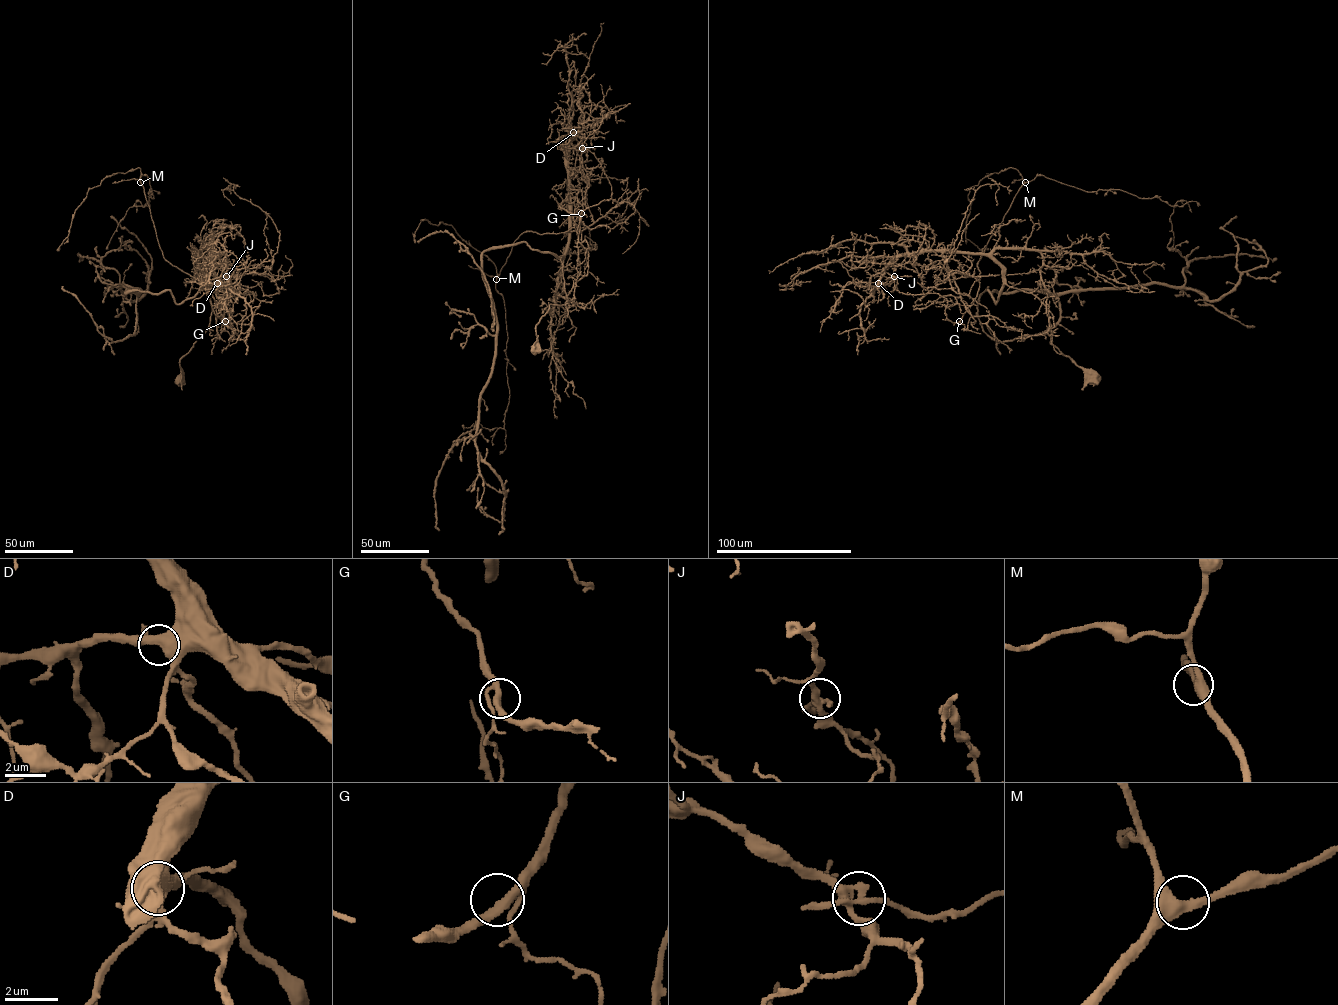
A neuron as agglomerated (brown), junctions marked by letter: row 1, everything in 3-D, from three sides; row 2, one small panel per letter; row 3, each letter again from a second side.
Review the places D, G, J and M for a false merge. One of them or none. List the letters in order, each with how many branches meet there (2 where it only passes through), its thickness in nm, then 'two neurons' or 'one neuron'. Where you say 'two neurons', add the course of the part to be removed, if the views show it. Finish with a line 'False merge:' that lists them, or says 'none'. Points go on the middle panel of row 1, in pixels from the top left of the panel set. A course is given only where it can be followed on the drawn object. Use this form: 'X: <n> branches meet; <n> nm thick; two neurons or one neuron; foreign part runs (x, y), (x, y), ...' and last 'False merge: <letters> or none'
D: 3 branches meet; 440 nm thick; one neuron
G: 3 branches meet; 280 nm thick; one neuron
J: 4 branches meet; 280 nm thick; two neurons; foreign part runs (582, 148), (593, 222), (582, 230), (526, 231), (513, 243), (495, 285), (507, 339), (504, 427), (464, 430)
M: 3 branches meet; 380 nm thick; one neuron
False merge: J

